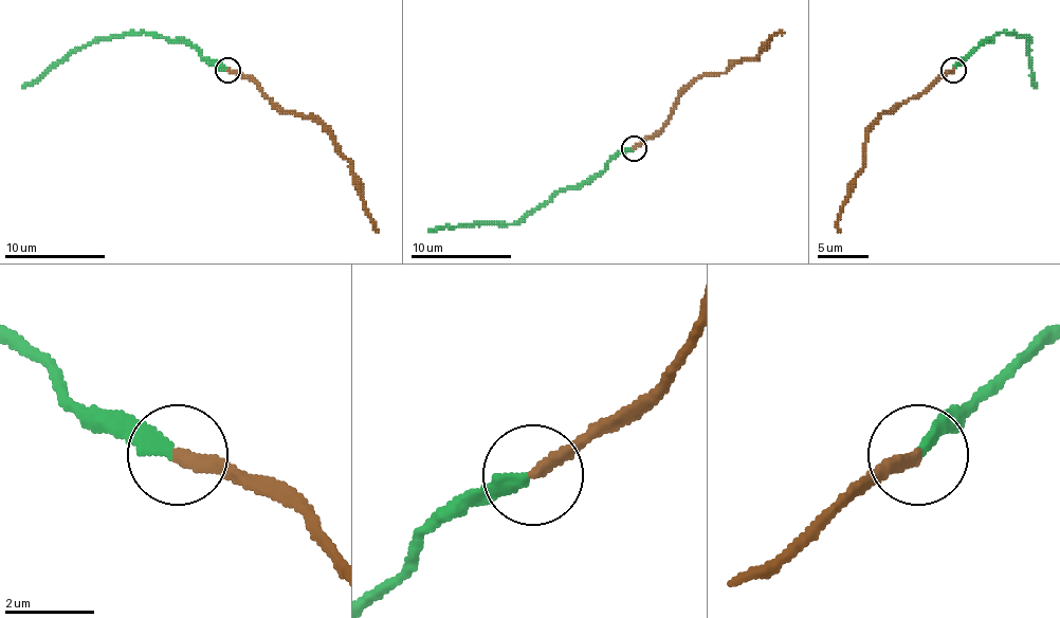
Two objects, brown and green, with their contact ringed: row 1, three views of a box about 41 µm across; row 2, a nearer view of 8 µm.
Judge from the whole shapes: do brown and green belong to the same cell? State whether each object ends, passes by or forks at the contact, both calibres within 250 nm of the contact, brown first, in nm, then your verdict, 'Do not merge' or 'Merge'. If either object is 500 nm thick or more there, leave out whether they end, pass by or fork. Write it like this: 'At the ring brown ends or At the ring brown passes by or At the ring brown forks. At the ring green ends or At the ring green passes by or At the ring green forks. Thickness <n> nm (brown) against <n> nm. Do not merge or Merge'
At the ring brown ends. At the ring green ends. Thickness 280 nm (brown) against 320 nm. Do not merge

